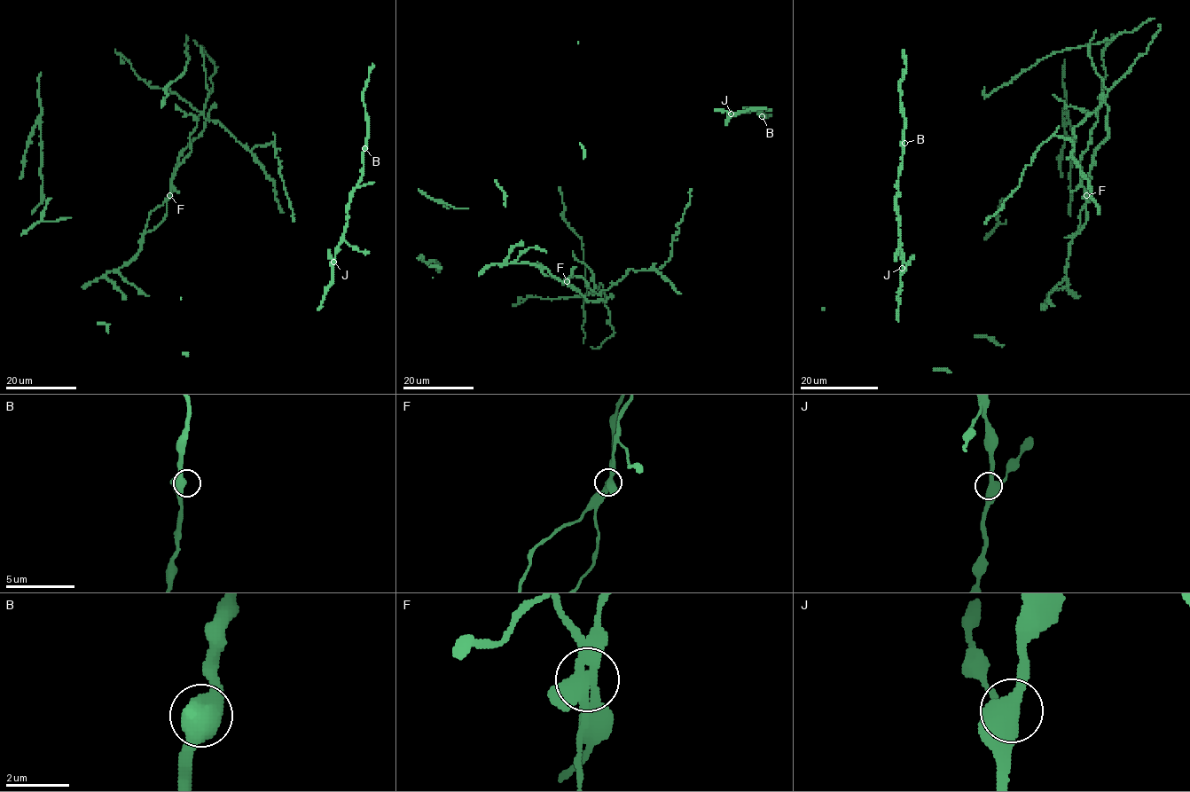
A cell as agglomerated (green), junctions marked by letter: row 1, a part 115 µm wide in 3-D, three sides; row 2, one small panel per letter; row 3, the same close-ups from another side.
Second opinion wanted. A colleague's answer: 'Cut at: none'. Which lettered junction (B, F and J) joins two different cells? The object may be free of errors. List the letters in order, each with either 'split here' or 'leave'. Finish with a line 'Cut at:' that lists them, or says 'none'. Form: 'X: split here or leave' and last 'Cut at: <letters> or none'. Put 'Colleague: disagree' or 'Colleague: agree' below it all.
B: leave
F: split here
J: leave
Cut at: F
Colleague: disagree

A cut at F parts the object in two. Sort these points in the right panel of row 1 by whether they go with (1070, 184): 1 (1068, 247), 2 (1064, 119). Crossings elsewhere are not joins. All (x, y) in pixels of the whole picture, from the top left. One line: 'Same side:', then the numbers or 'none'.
Same side: 1, 2

